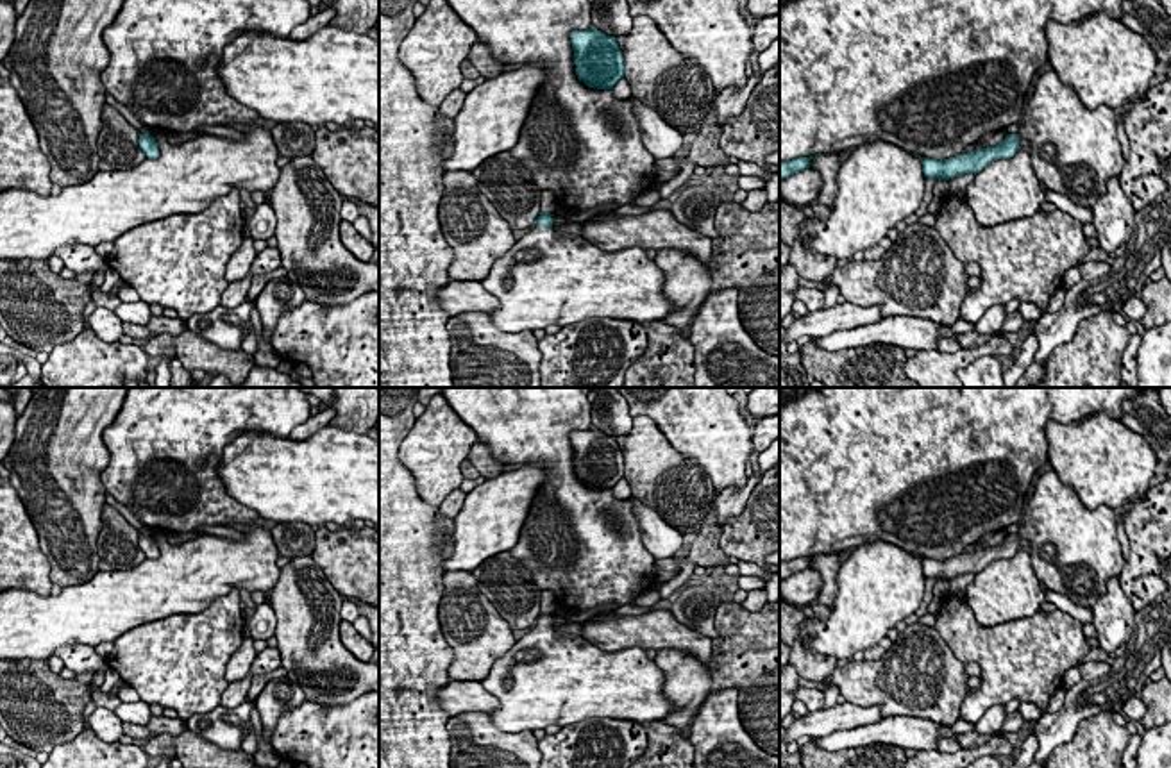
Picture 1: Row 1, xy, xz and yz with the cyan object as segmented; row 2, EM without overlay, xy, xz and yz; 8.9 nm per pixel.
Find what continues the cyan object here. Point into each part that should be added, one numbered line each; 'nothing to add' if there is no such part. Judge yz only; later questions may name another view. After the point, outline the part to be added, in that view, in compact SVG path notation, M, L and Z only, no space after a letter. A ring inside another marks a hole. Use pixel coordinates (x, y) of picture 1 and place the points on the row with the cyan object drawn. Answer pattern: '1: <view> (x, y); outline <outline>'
1: yz (1075, 150); outline M1053 68L1042 70L1019 125L1019 138L1026 139L1032 148L1037 180L1048 189L1066 195L1073 204L1092 209L1107 193L1107 180L1119 177L1126 164L1117 139L1117 120L1119 113L1108 105L1085 109Z

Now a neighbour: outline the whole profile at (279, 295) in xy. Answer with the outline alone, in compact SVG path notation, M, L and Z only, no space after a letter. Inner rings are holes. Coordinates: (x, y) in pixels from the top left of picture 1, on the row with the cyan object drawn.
M286 275L272 279L254 300L261 318L261 338L270 343L277 320L306 300L304 291Z

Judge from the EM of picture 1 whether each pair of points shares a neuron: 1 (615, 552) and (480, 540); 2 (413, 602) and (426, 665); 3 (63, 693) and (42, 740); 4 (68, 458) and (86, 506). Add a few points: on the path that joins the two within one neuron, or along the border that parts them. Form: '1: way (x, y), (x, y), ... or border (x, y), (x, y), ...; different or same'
1: border (531, 504), (519, 540), (508, 550); different
2: way (413, 618), (413, 649); same
3: way (52, 704), (42, 715), (42, 729); same
4: way (68, 470), (68, 488), (74, 493); same

